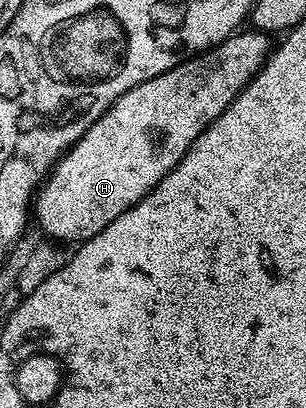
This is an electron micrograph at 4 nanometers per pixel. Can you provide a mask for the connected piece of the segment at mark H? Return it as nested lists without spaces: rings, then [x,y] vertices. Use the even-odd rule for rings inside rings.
[[[252,28],[233,34],[220,46],[180,62],[175,68],[123,92],[105,115],[82,138],[70,146],[57,165],[49,171],[35,195],[35,222],[50,239],[58,243],[80,244],[103,232],[111,220],[123,216],[143,196],[147,196],[183,160],[191,144],[225,109],[239,96],[239,92],[261,71],[261,66],[269,57],[271,42],[264,33]]]

